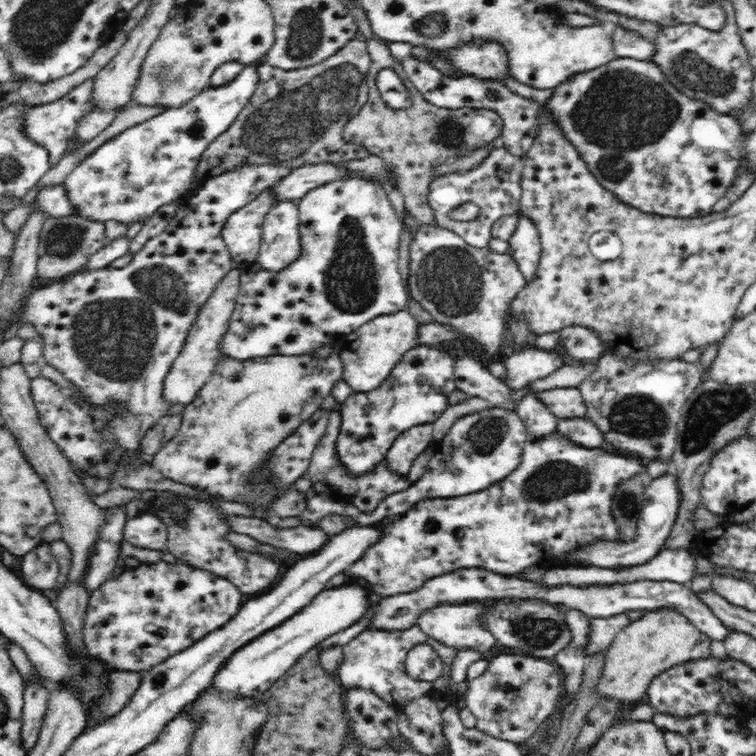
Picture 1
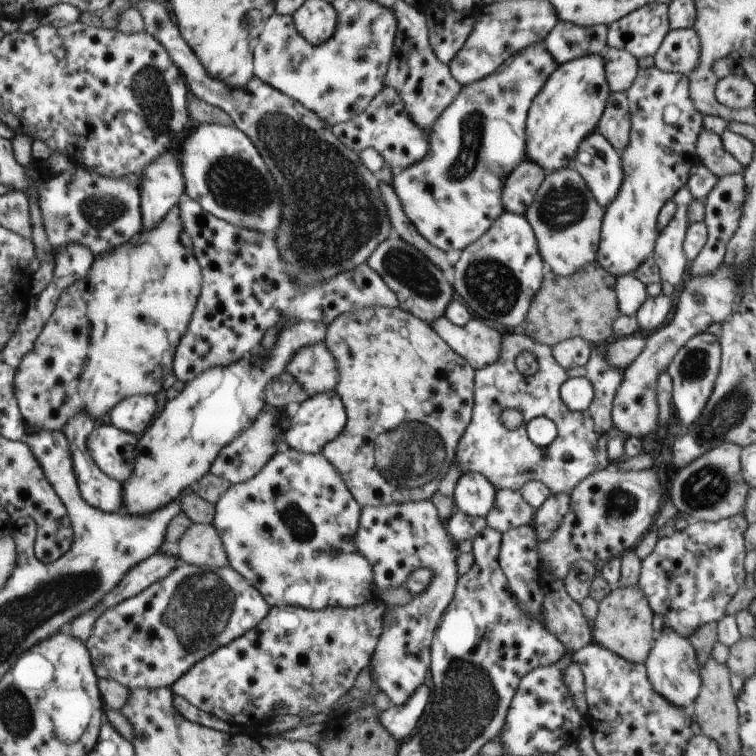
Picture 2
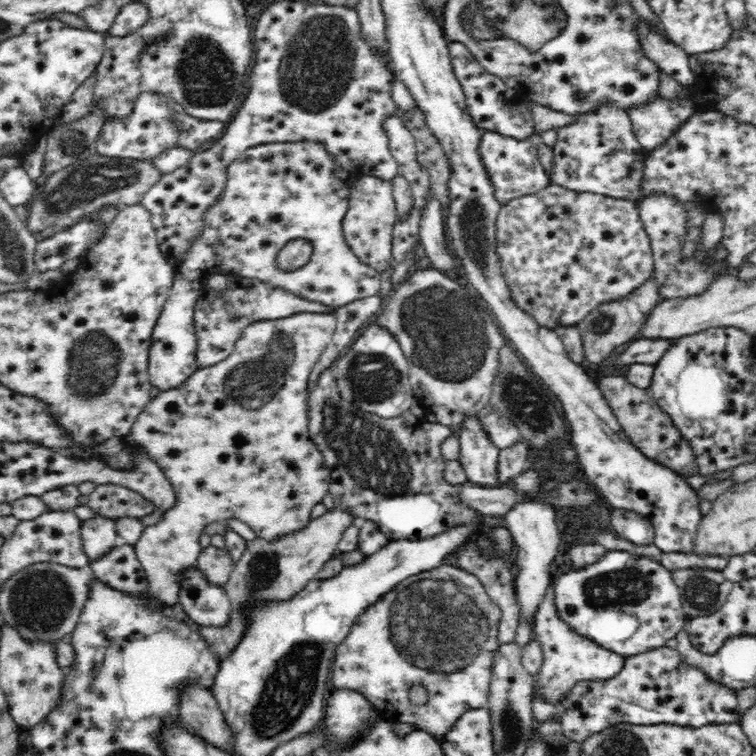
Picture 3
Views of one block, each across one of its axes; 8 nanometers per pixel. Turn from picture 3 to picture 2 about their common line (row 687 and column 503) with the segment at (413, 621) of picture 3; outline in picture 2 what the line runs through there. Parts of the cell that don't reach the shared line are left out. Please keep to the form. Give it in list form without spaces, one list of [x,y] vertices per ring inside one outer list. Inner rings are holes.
[[[518,330],[514,333],[502,335],[502,354],[498,362],[486,366],[485,369],[478,369],[478,398],[474,398],[474,426],[466,431],[466,438],[462,438],[462,446],[458,446],[456,461],[462,475],[466,472],[480,472],[493,483],[493,486],[499,490],[519,491],[522,486],[530,481],[540,481],[545,484],[551,494],[572,494],[573,490],[589,477],[596,470],[602,470],[607,467],[609,462],[608,446],[609,441],[616,437],[625,439],[624,434],[614,426],[612,421],[613,400],[617,390],[621,386],[622,378],[625,378],[623,370],[616,370],[606,360],[607,346],[592,346],[592,354],[588,359],[588,364],[582,368],[573,368],[566,370],[557,363],[553,357],[553,347],[536,342],[530,335],[524,334]],[[530,352],[538,360],[538,372],[532,376],[524,376],[518,372],[515,362],[518,354]],[[582,377],[590,381],[595,386],[594,398],[592,404],[582,411],[572,411],[564,404],[560,396],[560,386],[571,378]],[[506,408],[518,410],[524,416],[524,424],[528,424],[532,418],[548,417],[554,421],[557,428],[556,438],[548,445],[542,448],[534,444],[527,434],[526,428],[520,426],[516,430],[508,430],[502,424],[502,412]]]

